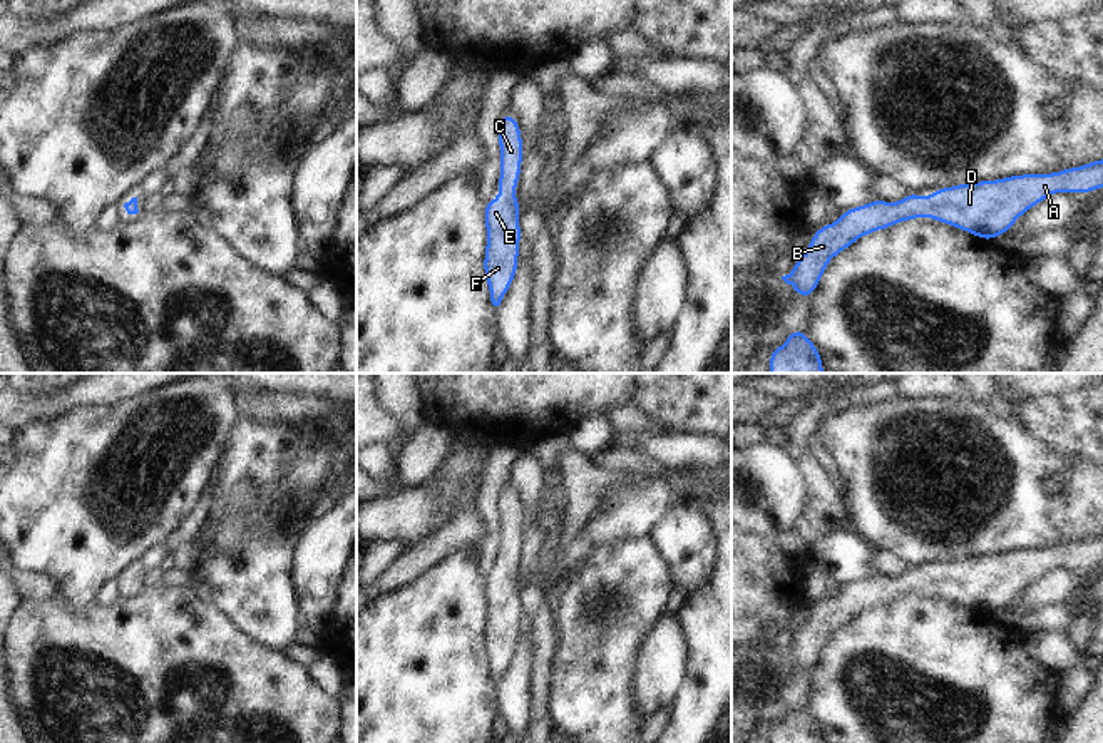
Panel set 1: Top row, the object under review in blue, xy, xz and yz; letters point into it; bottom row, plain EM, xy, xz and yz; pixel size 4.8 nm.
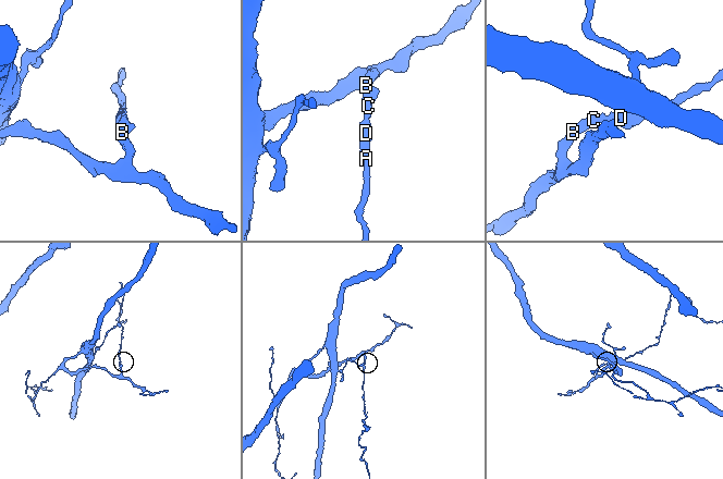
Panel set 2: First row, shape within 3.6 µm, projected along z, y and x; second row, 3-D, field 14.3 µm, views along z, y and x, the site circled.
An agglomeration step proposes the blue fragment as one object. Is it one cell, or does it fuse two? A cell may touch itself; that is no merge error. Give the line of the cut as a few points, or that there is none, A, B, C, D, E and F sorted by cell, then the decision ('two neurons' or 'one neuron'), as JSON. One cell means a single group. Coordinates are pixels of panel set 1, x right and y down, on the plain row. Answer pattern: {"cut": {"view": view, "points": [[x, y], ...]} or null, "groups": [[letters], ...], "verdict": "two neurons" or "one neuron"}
{"cut": null, "groups": [["A", "B", "C", "D", "E", "F"]], "verdict": "one neuron"}

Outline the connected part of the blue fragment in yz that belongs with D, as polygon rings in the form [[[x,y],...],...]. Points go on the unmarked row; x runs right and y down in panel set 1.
[[[1103,534],[1051,549],[1016,549],[994,556],[976,556],[937,562],[924,574],[914,566],[899,576],[874,574],[849,582],[832,599],[817,602],[805,628],[782,654],[807,676],[820,661],[820,653],[834,631],[852,621],[860,611],[914,596],[924,589],[951,599],[976,612],[993,616],[1006,609],[1031,582],[1059,566],[1088,569],[1103,562]]]

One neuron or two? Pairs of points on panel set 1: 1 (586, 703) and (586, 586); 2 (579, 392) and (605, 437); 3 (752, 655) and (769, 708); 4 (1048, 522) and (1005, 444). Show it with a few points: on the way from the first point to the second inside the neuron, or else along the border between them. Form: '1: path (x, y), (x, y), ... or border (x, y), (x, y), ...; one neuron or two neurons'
1: path (586, 675), (584, 614); one neuron
2: border (600, 412), (588, 414), (578, 420); two neurons
3: path (752, 668), (752, 680), (767, 695); one neuron
4: path (1028, 502), (1015, 489), (1011, 464); one neuron

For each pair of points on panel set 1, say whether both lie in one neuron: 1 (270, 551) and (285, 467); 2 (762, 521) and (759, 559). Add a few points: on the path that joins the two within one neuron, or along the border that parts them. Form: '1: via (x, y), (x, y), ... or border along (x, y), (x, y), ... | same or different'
1: via (282, 531), (292, 521), (292, 487) | same
2: border along (749, 532), (774, 539) | different

